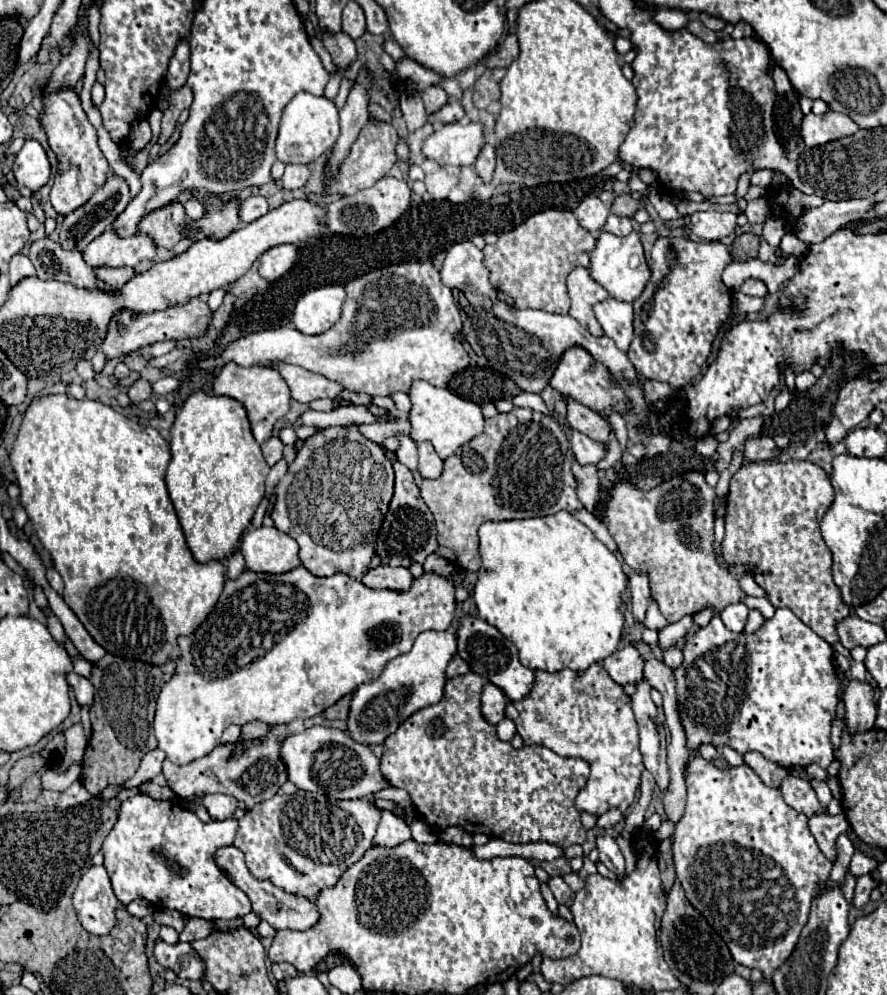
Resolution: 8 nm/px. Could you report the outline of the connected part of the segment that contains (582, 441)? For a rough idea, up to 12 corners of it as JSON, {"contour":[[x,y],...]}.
{"contour":[[571,430],[569,444],[579,464],[597,464],[605,446]]}

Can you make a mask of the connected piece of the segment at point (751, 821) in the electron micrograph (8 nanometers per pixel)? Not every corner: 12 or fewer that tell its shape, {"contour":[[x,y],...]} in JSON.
{"contour":[[749,766],[687,768],[685,898],[769,978],[831,874]]}

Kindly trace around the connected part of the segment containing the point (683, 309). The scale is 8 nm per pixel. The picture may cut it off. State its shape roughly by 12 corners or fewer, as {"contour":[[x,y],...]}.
{"contour":[[659,238],[633,302],[637,372],[701,374],[731,290],[719,242]]}

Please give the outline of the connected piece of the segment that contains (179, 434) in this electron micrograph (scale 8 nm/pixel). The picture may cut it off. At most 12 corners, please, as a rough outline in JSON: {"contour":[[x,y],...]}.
{"contour":[[191,394],[165,482],[193,558],[227,560],[269,464],[245,408]]}

